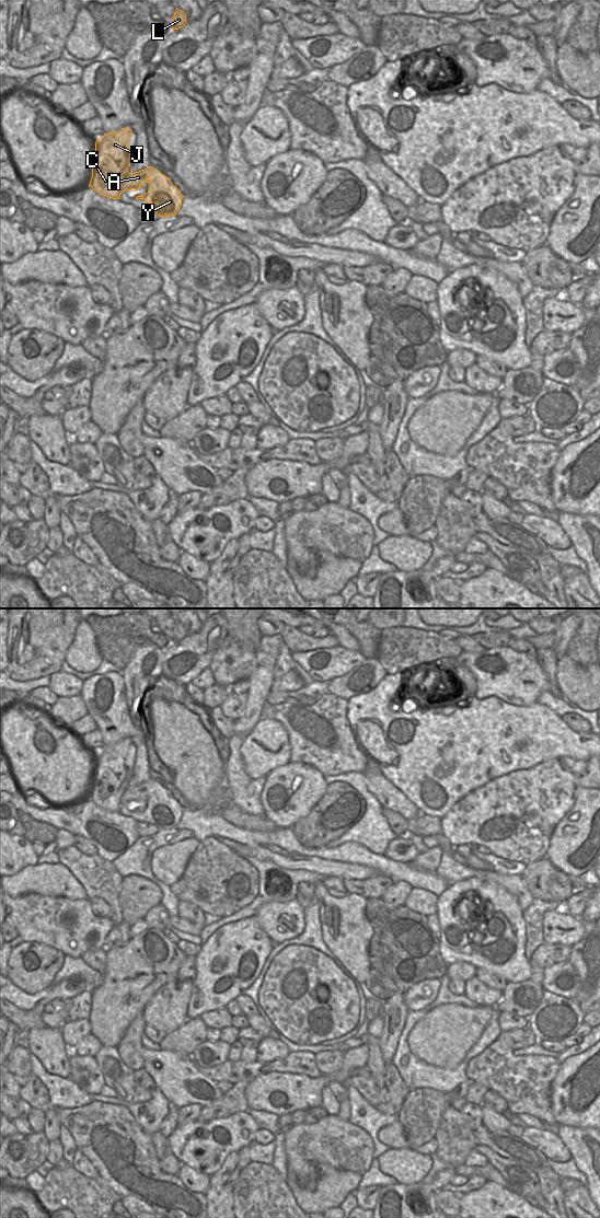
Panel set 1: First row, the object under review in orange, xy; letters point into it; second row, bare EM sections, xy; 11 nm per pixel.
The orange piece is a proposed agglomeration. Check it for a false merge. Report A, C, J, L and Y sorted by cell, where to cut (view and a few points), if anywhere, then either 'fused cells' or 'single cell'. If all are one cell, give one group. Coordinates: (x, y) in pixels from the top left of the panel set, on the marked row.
groups A C J L Y; cut none; single cell

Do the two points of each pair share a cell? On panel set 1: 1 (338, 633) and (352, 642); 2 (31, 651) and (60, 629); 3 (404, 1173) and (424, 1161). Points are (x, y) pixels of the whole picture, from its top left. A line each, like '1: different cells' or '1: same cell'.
1: same cell
2: same cell
3: same cell

